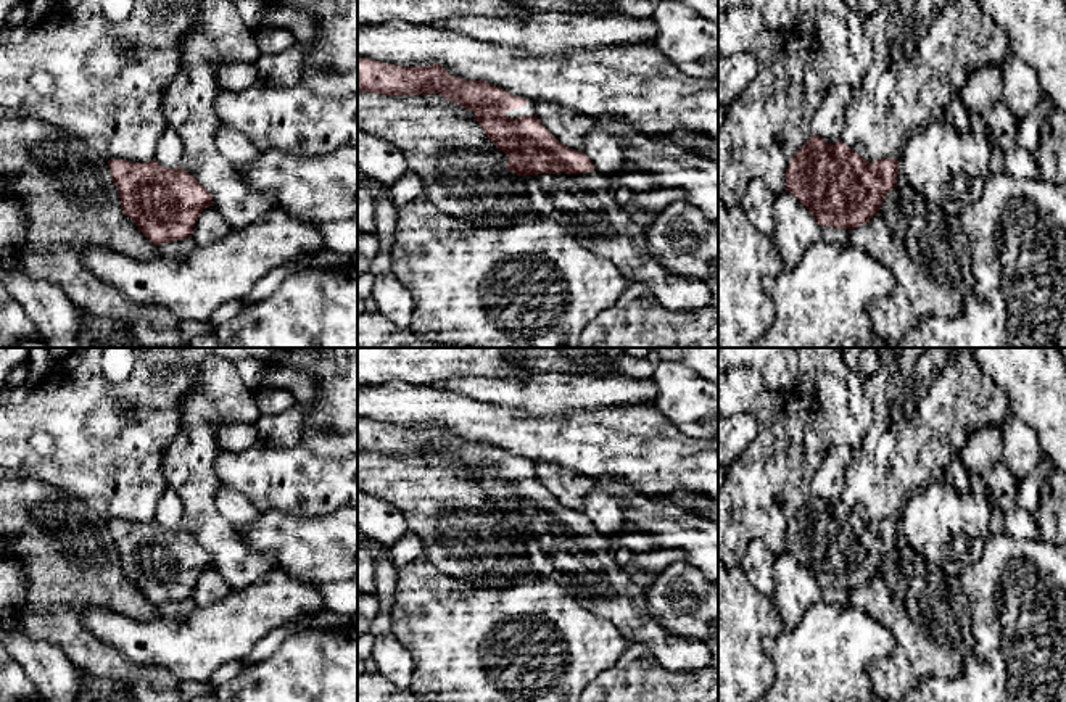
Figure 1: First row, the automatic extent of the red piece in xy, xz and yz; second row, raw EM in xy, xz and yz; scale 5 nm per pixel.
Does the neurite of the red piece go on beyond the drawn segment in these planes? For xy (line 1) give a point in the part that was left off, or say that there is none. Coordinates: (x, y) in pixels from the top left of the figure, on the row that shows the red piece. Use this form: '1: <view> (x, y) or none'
1: none

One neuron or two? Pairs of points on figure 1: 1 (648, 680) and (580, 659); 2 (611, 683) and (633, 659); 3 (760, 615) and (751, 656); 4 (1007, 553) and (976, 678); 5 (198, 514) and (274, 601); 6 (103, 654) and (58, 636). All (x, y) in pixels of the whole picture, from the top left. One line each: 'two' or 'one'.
1: two
2: one
3: one
4: one
5: two
6: one

